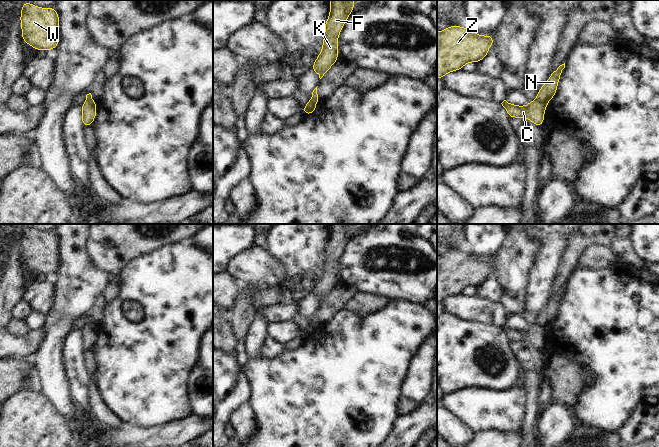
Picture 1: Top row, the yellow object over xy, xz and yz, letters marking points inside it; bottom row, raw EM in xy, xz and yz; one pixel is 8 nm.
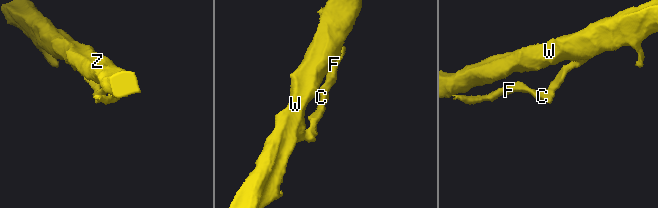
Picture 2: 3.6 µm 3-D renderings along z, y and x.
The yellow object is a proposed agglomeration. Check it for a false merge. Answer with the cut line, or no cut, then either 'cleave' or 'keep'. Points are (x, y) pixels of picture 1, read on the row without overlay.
cut yz (536, 323), (546, 328); cleave

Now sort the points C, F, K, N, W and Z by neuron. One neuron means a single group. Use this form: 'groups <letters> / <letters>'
groups C F K / N W Z

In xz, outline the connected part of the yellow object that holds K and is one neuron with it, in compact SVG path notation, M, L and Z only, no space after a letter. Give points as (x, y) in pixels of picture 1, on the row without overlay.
M330 224L330 237L324 249L325 259L321 277L311 293L319 298L321 303L338 282L338 261L345 246L355 230L354 224Z

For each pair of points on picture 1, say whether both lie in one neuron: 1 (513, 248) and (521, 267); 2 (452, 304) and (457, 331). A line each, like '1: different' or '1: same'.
1: same
2: different

